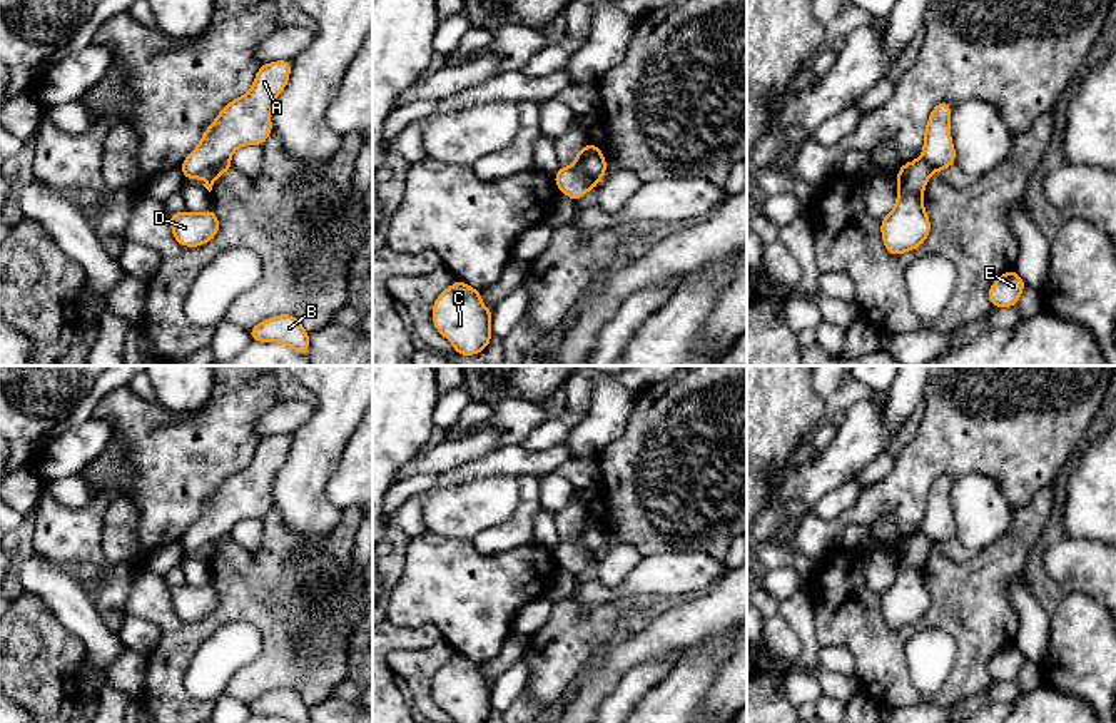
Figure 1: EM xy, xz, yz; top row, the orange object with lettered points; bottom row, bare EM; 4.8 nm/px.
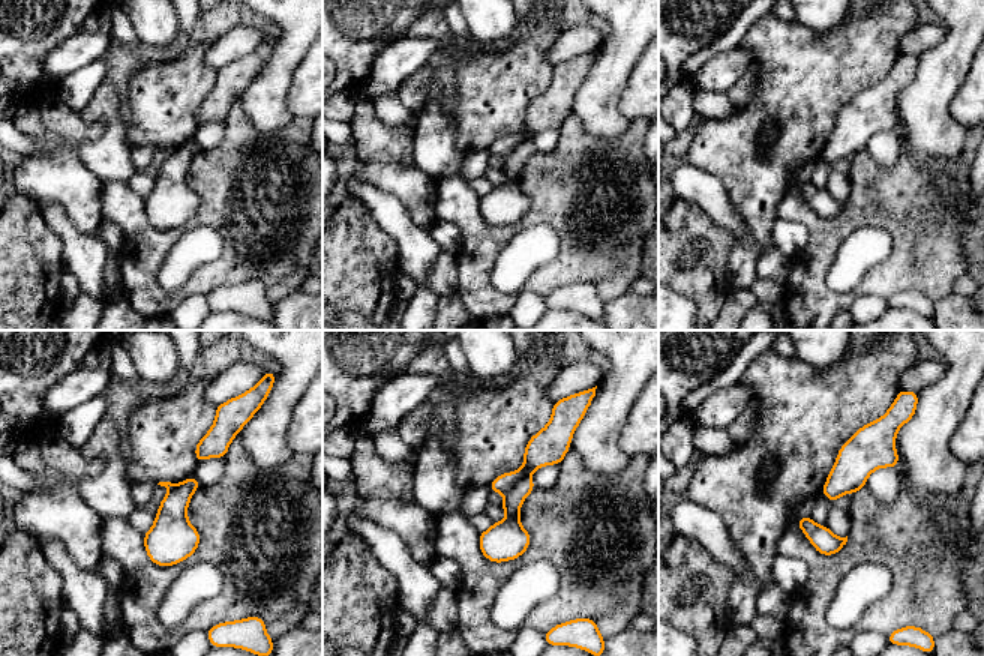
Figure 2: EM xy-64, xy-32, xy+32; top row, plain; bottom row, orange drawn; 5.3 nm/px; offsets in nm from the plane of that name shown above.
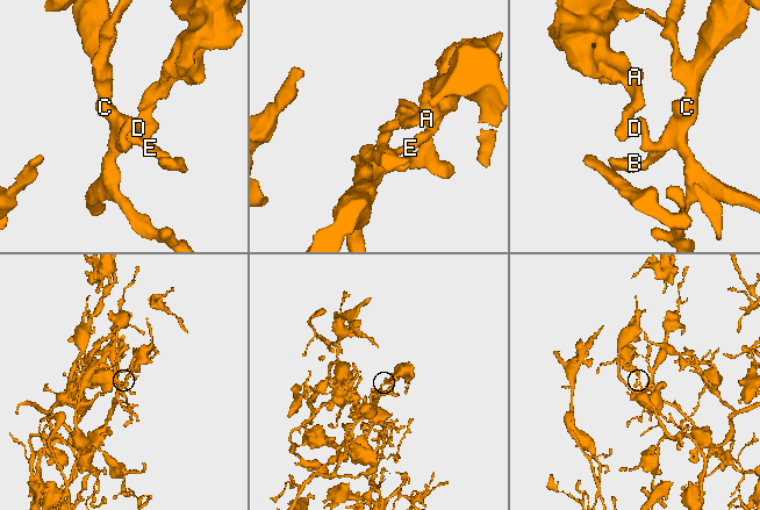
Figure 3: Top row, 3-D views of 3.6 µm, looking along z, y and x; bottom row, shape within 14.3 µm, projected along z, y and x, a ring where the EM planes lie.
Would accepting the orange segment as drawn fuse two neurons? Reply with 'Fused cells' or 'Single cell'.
Fused cells

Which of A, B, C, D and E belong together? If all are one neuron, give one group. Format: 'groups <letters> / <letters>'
groups A / B C D E

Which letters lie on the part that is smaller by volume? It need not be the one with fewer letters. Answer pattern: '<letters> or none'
A

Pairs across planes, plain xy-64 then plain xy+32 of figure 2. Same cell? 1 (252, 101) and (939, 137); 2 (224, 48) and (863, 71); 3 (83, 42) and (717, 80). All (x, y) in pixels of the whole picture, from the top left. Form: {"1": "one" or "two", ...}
{"1": "one", "2": "two", "3": "one"}

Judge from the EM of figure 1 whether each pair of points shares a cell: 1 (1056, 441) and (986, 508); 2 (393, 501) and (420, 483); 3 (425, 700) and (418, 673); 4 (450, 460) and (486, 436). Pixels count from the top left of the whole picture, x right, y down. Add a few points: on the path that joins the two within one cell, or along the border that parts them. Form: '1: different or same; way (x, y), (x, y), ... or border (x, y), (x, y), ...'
1: different; border (966, 475), (991, 476), (1011, 506)
2: same; way (400, 495), (413, 486)
3: same; way (421, 693), (420, 680)
4: same; way (458, 453), (478, 444)

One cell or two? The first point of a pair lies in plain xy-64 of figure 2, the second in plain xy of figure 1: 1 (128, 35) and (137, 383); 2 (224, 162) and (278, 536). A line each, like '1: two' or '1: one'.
1: one
2: one

